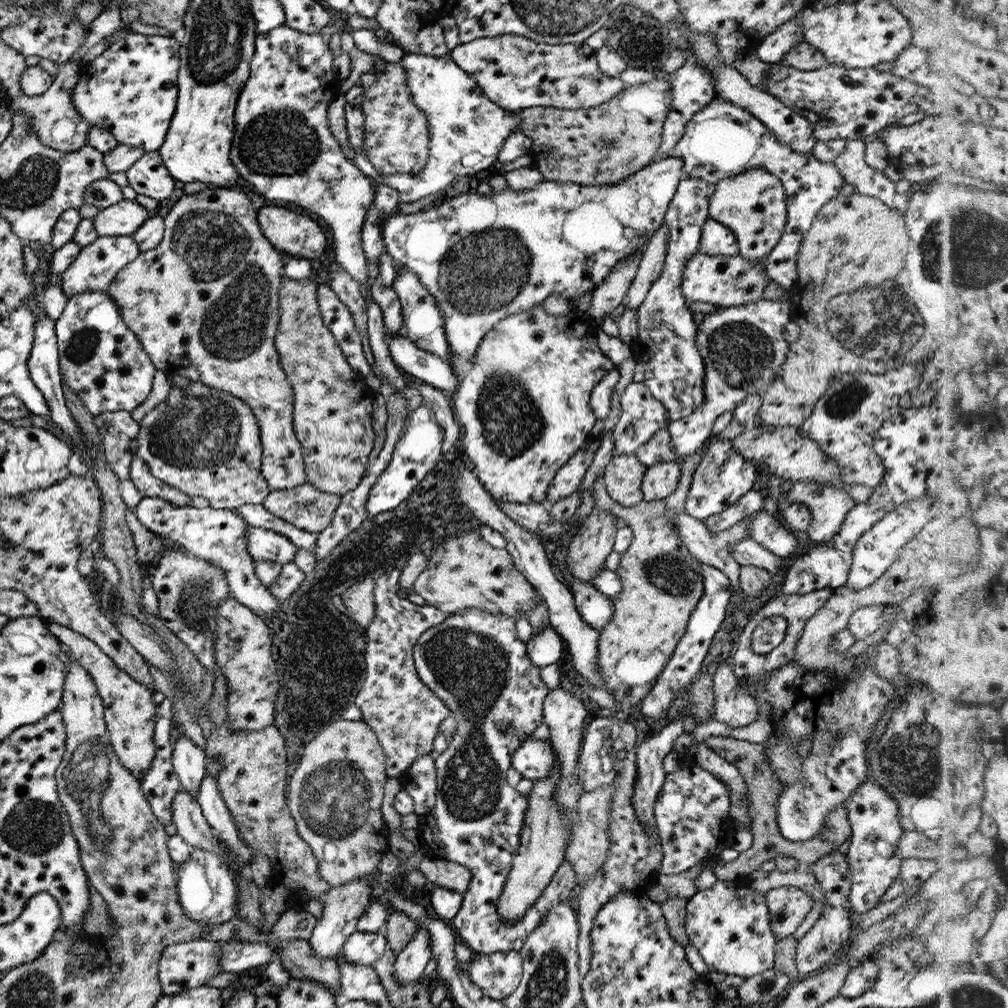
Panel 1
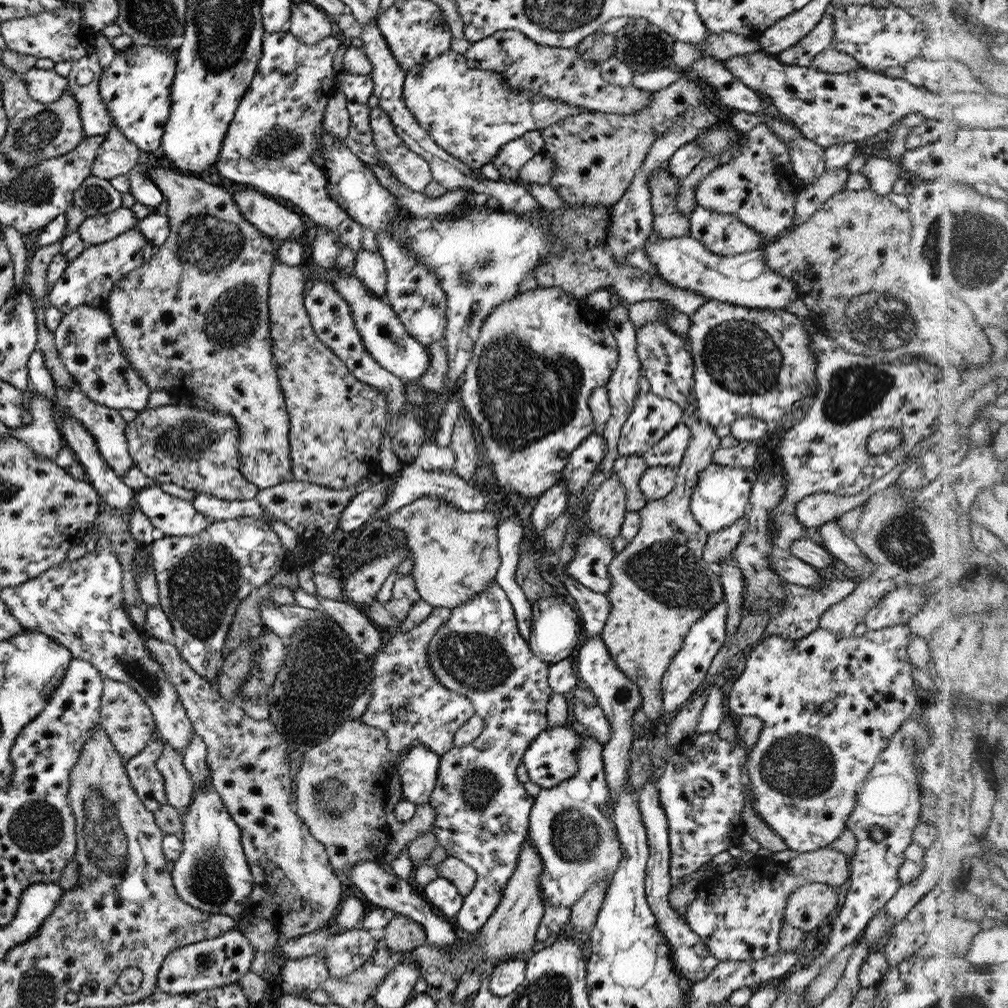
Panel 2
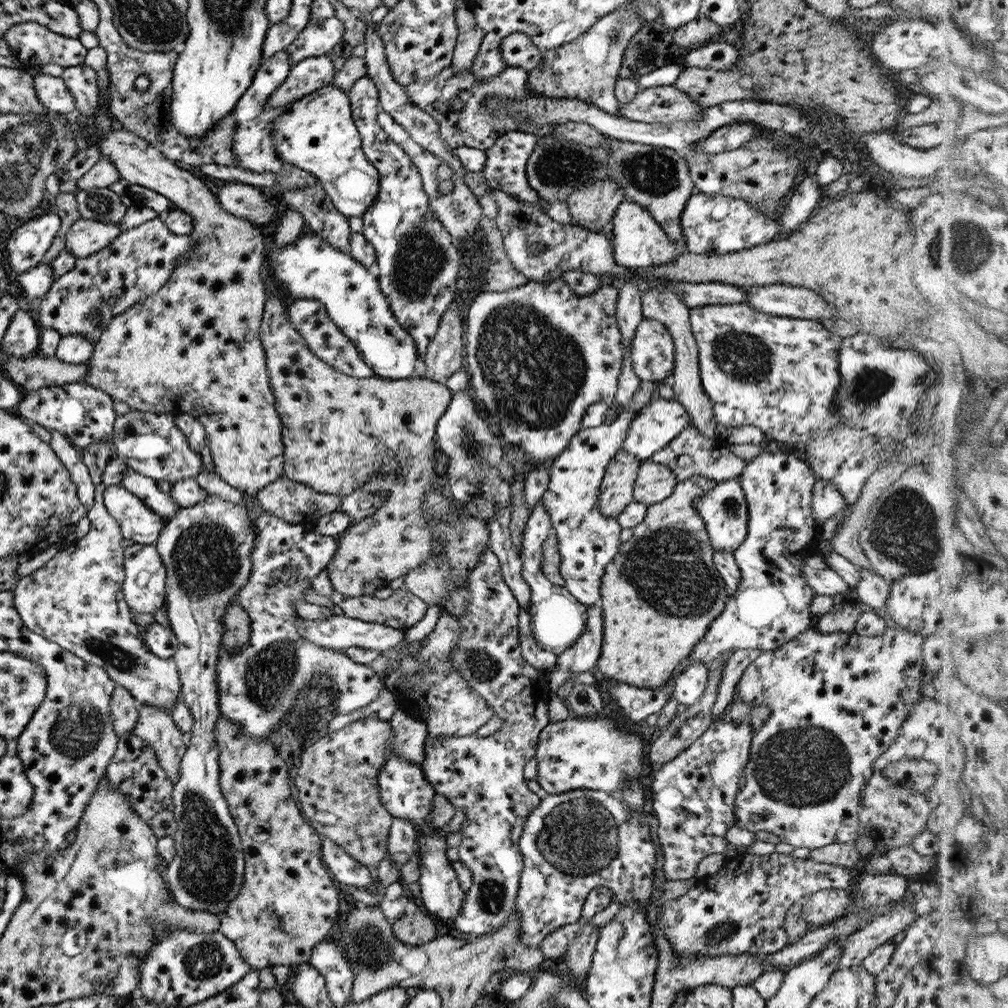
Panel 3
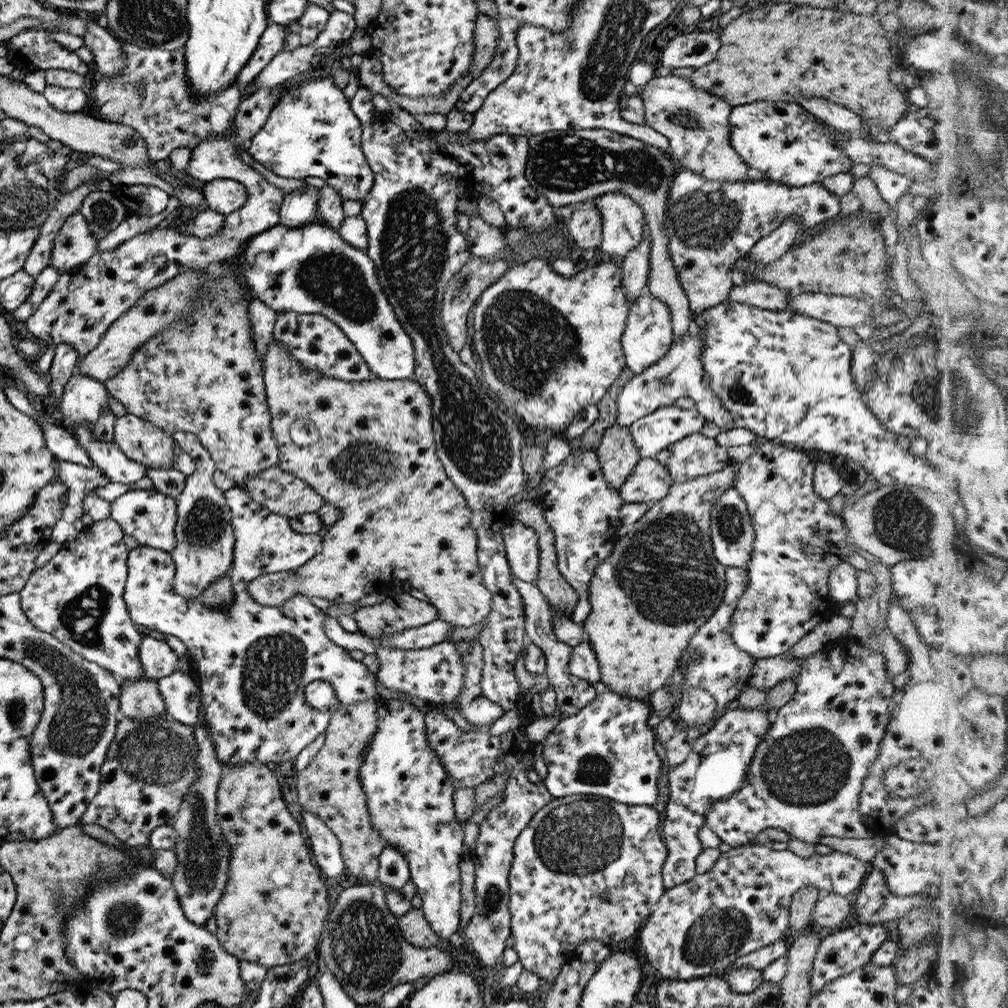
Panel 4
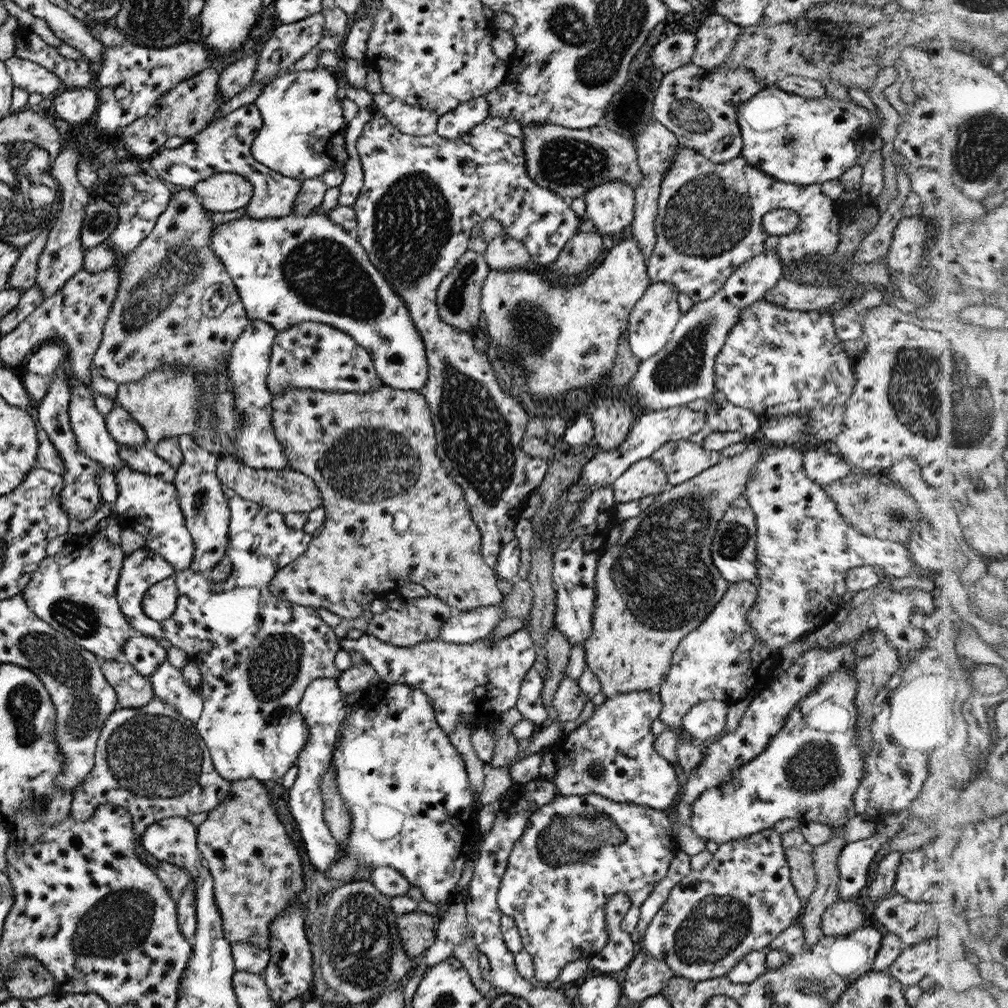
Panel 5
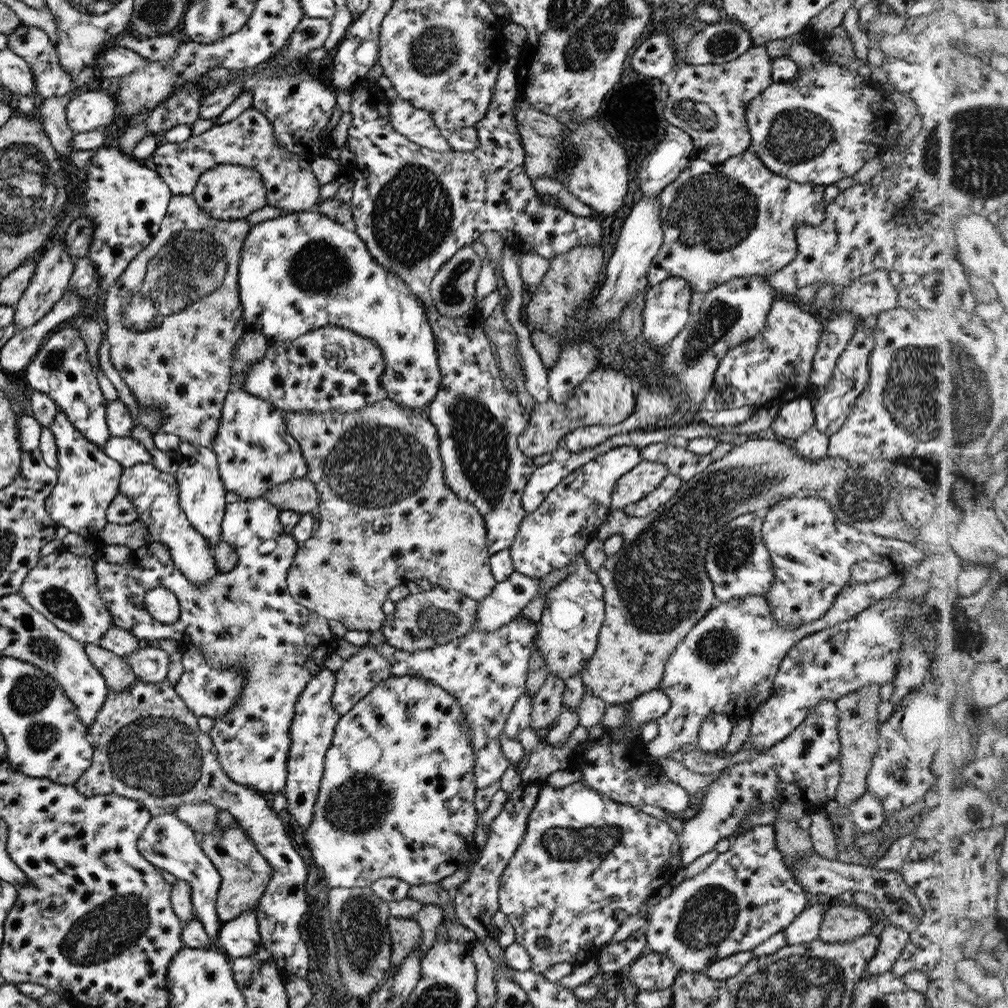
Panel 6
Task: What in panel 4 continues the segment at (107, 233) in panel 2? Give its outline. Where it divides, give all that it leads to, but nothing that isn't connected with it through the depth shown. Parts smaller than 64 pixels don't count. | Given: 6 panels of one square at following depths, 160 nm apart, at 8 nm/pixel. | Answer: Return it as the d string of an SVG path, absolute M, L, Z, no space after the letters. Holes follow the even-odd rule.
M77 210L69 214L54 236L49 266L65 272L83 264L96 250L97 240Z

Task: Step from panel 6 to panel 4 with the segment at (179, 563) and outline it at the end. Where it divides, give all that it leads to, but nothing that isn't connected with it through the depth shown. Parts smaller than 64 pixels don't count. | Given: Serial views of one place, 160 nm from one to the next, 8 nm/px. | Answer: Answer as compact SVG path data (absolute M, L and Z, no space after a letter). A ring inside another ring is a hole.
M134 489L109 503L109 516L121 529L123 535L133 537L139 545L157 548L171 553L176 545L173 538L175 527L175 502L173 497L160 494L155 489Z

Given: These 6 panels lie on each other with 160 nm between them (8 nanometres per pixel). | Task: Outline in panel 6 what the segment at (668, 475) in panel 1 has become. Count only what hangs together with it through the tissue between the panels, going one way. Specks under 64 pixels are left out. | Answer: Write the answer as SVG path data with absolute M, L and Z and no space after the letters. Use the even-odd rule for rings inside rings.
M639 461L629 472L617 479L612 488L610 509L623 509L625 506L641 500L667 476L664 464Z

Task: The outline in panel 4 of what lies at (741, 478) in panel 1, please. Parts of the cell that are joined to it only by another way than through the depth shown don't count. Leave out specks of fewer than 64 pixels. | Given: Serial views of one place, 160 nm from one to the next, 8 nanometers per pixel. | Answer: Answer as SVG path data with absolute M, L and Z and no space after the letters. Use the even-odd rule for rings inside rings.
M733 486L725 490L725 493L717 495L716 502L709 511L709 536L712 543L711 552L717 563L723 567L745 570L752 551L753 528L746 505Z

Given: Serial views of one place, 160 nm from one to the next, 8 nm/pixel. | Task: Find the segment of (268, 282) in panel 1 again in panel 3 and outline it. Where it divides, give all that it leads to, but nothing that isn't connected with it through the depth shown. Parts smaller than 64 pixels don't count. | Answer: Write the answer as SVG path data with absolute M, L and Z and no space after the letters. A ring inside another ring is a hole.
M116 125L110 131L101 133L96 138L97 147L101 157L109 159L109 163L115 167L118 175L126 180L129 185L137 185L148 188L157 192L161 196L168 198L177 210L185 211L190 214L193 230L187 234L192 238L192 248L182 256L181 260L176 262L169 280L153 295L145 299L134 302L125 312L114 316L103 329L99 340L94 344L94 350L91 353L90 365L86 376L81 382L87 383L97 390L103 391L109 395L112 400L124 402L129 409L140 410L141 412L154 412L155 414L164 414L174 418L179 414L186 412L197 419L197 422L203 427L207 438L207 448L211 454L211 463L214 466L214 473L223 482L236 488L247 496L255 496L260 488L263 488L269 481L283 476L283 443L281 442L281 423L278 414L275 412L274 398L269 388L268 372L264 361L263 347L259 340L260 322L264 309L264 300L266 299L267 287L263 277L263 266L265 266L267 256L267 246L269 238L261 234L260 227L256 227L249 221L239 219L236 216L221 210L218 206L216 196L199 181L198 177L185 169L180 169L171 161L166 160L155 148L151 148L146 140L137 136L134 132L127 130L121 125Z

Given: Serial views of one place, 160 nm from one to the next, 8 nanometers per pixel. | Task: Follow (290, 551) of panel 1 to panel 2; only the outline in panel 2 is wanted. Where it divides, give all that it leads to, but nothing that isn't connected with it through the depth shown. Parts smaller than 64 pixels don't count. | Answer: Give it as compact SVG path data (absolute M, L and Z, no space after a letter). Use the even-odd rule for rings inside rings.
M243 516L243 518L231 518L231 520L215 520L211 519L211 524L205 528L205 532L193 536L193 538L187 538L187 536L163 536L159 540L153 540L149 544L149 555L151 567L153 567L153 575L156 582L158 605L165 613L169 625L172 629L172 645L178 650L178 657L187 663L189 668L193 669L201 678L204 678L207 682L215 685L216 675L218 668L222 662L222 648L224 647L224 637L227 634L228 627L230 626L231 619L233 618L237 605L244 599L251 590L259 588L262 584L265 584L270 578L275 575L281 568L290 565L287 552L281 547L281 543L275 534L269 529L266 522L261 520L255 520L255 518L249 518L249 516Z

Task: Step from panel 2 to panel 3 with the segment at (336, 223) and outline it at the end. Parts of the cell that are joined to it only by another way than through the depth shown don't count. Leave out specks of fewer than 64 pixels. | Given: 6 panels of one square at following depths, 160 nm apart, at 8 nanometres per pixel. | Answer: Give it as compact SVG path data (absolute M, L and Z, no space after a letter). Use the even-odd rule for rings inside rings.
M281 49L267 58L267 61L263 61L257 67L253 80L249 87L234 104L232 110L234 121L236 122L236 130L234 130L234 135L231 144L231 154L237 162L236 166L243 170L249 170L249 172L271 172L271 174L277 173L277 178L275 179L275 185L273 188L279 192L285 189L298 189L307 185L312 187L316 185L316 178L309 172L305 172L299 168L295 168L289 164L285 164L277 157L275 157L275 144L273 144L272 128L274 127L273 121L275 117L282 113L288 106L296 100L289 100L286 104L282 106L276 106L275 108L268 108L266 106L266 100L268 99L287 78L289 74L289 69L293 66L291 61L289 61L289 55L287 55L286 49Z

